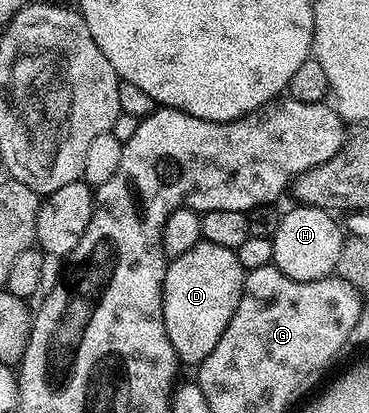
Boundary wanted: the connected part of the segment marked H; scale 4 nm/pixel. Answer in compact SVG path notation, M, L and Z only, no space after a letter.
M292 206L280 217L278 230L272 236L274 258L272 263L286 278L294 278L298 282L314 282L333 275L338 266L338 254L342 254L342 246L346 239L345 229L335 220L333 213L327 208L306 208Z

